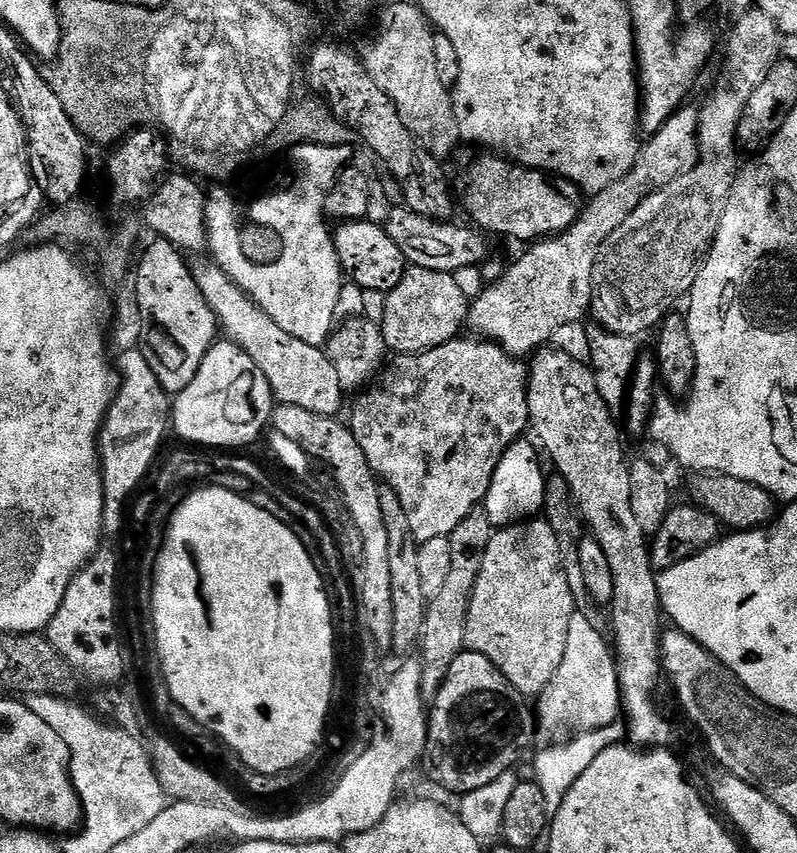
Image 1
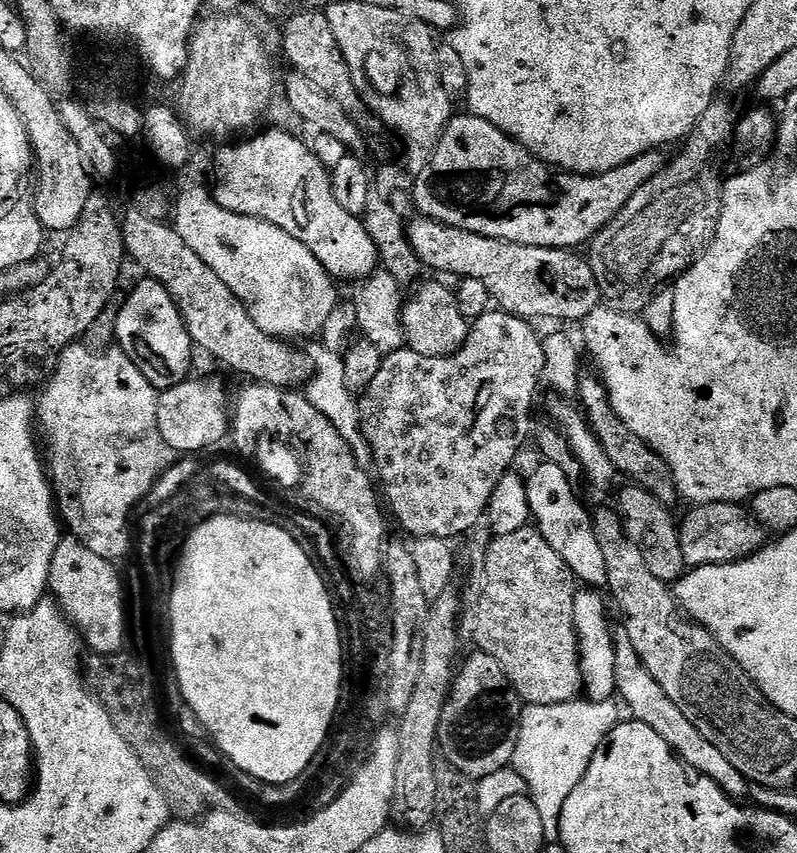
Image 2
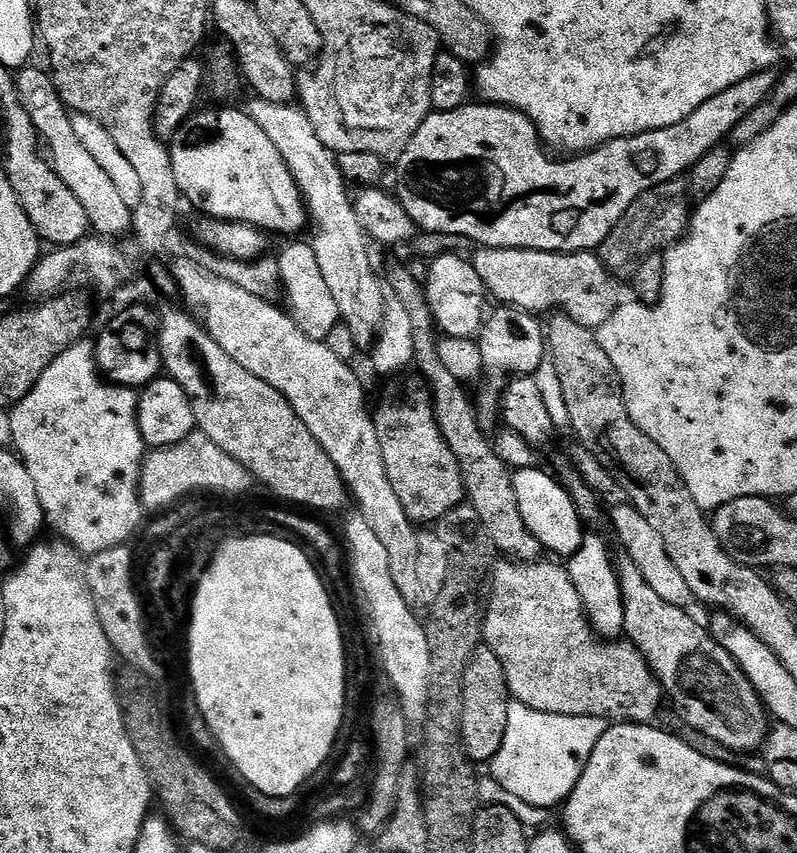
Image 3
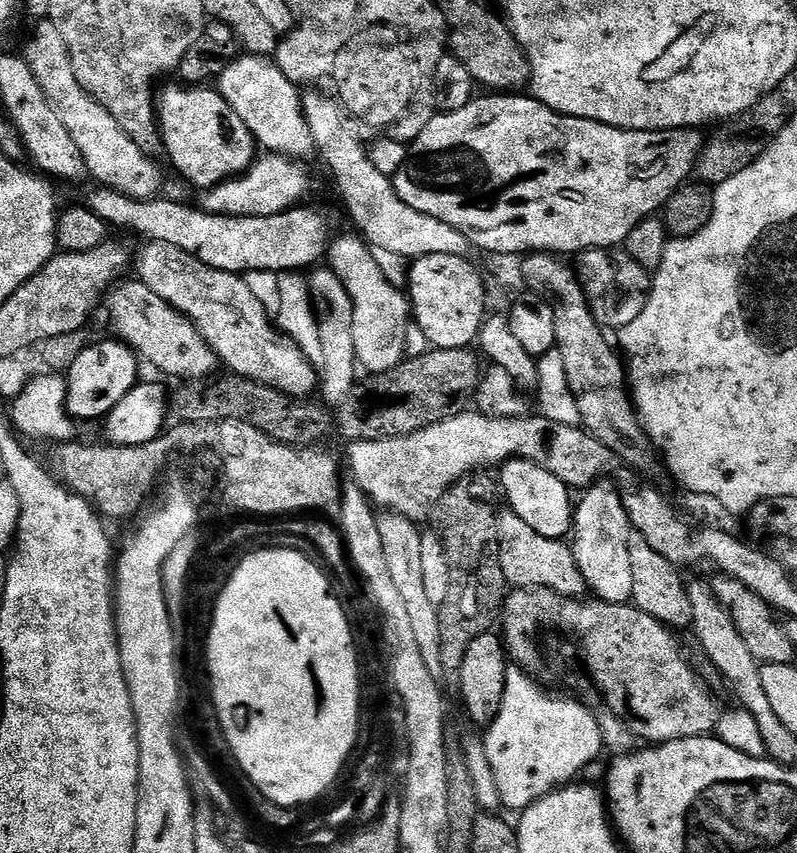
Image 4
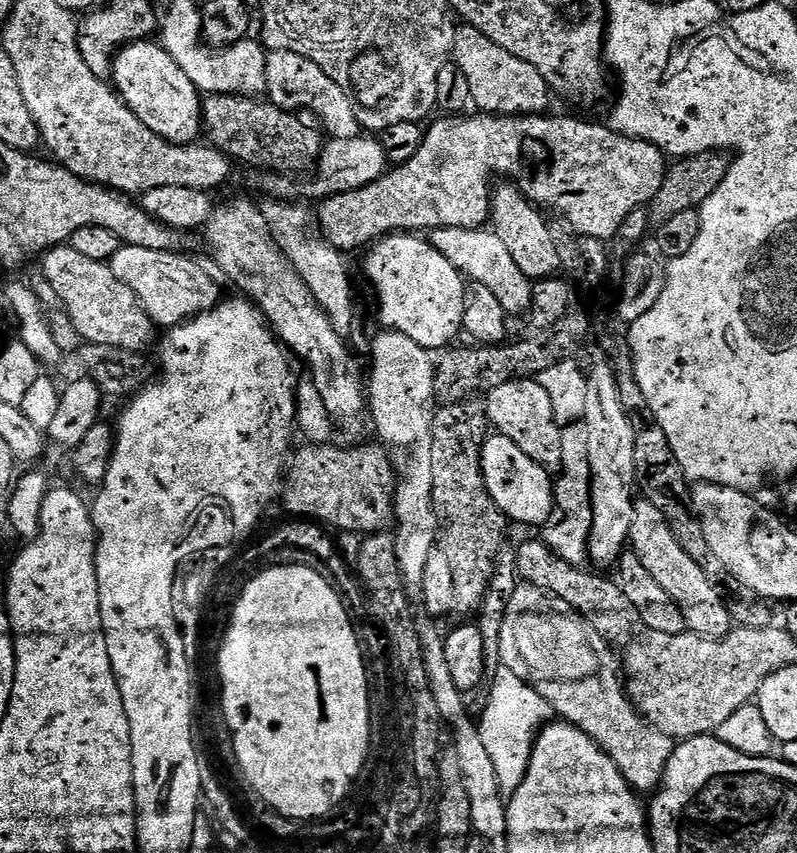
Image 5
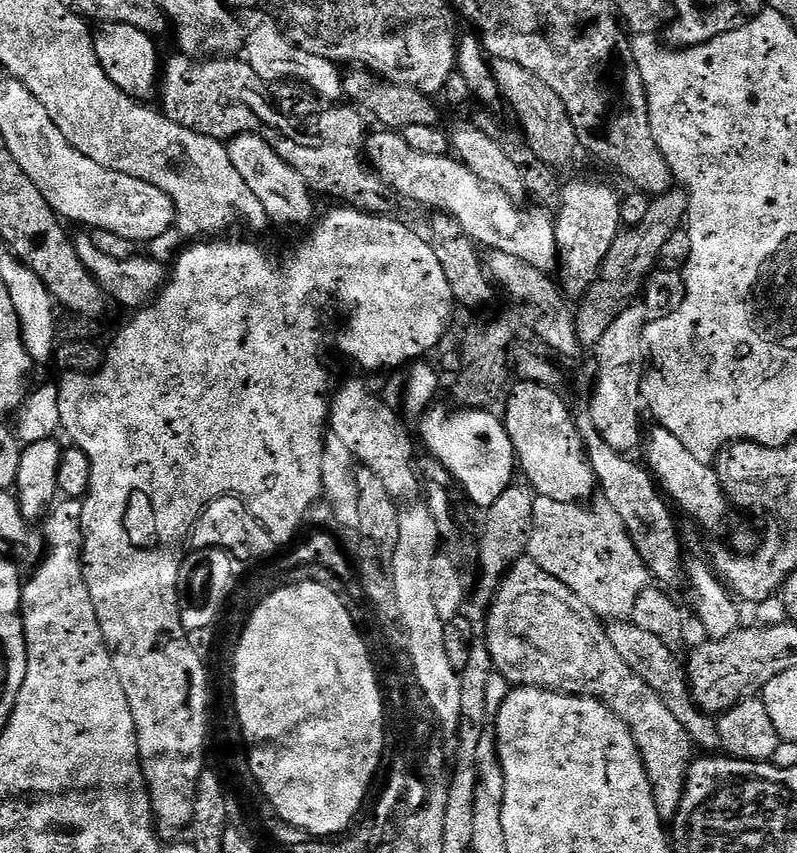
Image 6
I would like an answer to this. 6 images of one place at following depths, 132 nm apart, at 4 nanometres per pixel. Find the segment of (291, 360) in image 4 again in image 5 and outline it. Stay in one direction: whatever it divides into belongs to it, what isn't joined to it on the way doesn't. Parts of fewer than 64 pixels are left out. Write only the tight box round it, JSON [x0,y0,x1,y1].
[110,246,222,330]

